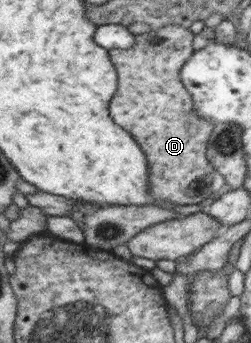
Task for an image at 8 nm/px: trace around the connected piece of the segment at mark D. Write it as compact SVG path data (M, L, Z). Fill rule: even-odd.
M179 24L163 26L152 33L135 35L135 45L128 50L114 49L111 52L111 60L119 74L119 88L109 104L109 114L123 130L131 134L131 126L135 126L135 140L139 142L141 150L147 156L149 164L149 194L155 200L169 200L177 205L194 205L203 202L206 198L220 194L225 177L207 160L207 142L213 130L213 124L205 118L199 118L195 114L195 106L191 96L187 94L187 88L183 86L179 78L179 70L187 60L194 54L192 48L194 34L190 28Z

